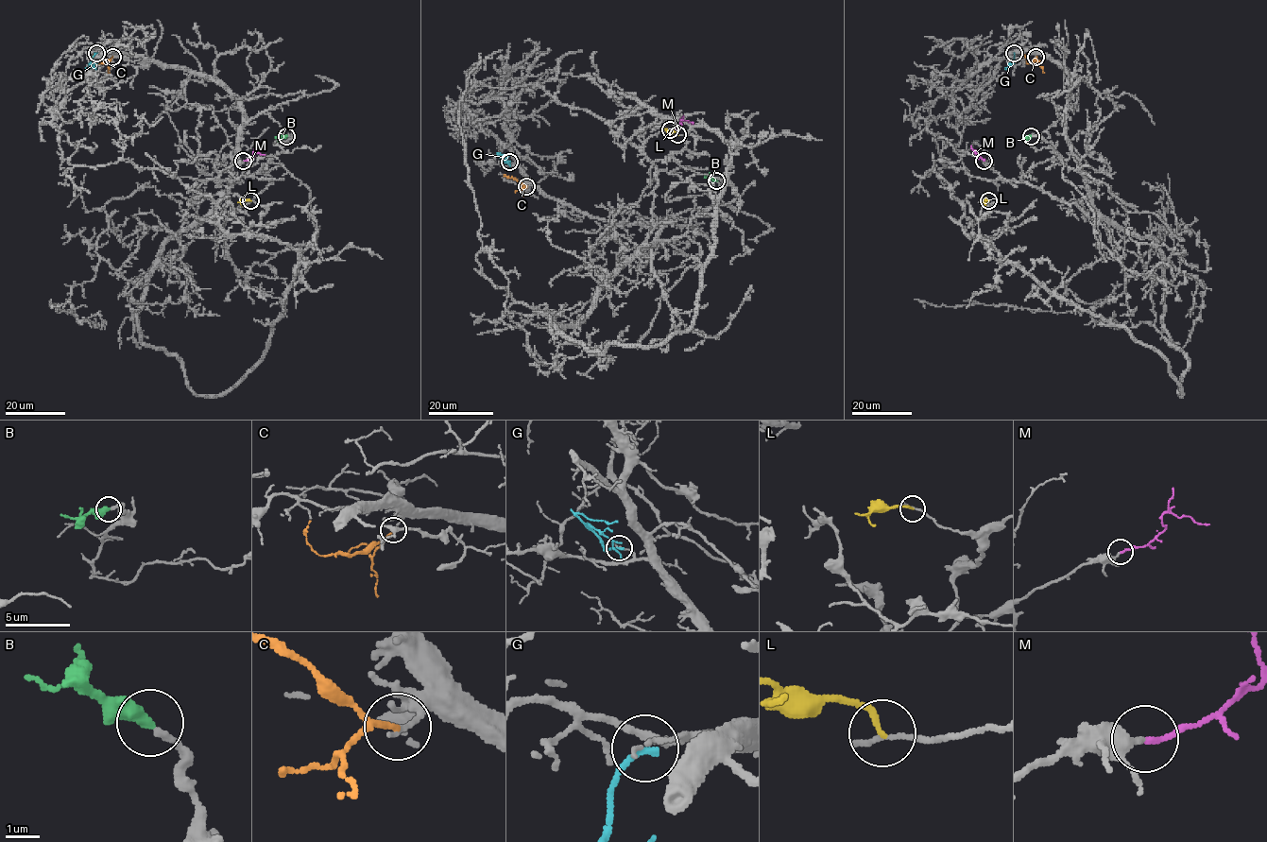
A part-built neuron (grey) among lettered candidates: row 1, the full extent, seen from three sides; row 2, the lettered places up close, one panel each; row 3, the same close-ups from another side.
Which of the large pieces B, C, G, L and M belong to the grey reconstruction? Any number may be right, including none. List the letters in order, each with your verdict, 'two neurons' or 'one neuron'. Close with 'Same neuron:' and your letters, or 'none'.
B: one neuron
C: two neurons
G: two neurons
L: two neurons
M: one neuron
Same neuron: B, M

